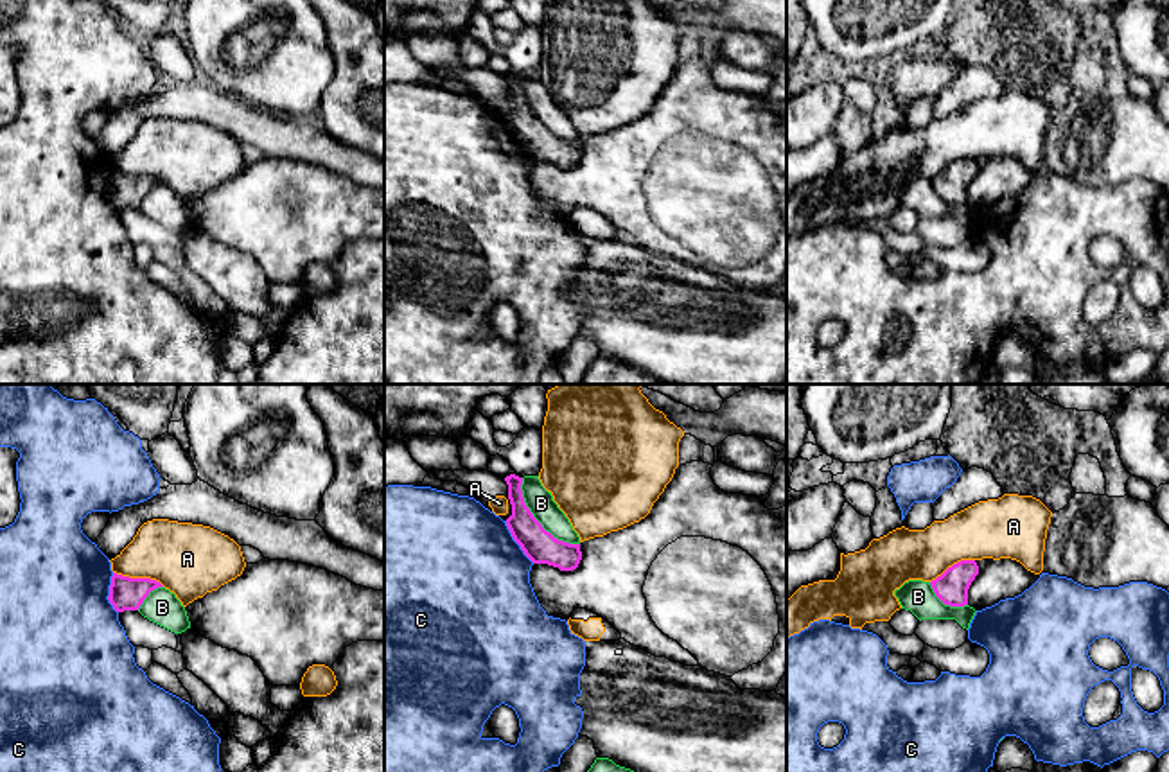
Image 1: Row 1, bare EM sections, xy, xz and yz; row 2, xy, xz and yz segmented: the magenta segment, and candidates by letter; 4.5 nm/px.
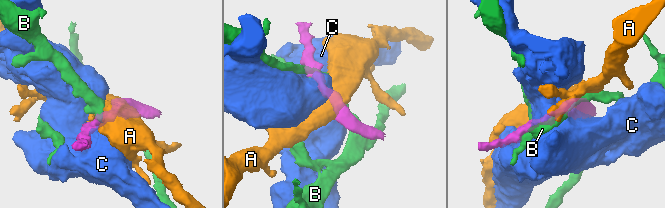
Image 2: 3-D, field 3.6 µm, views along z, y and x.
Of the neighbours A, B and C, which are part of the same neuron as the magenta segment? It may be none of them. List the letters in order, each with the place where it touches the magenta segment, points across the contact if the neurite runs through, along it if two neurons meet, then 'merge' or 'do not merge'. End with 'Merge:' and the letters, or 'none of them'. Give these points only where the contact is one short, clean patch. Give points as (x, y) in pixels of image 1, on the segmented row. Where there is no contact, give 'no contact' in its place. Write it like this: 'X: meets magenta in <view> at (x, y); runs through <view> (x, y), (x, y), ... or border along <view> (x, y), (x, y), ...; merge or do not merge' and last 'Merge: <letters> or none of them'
A: meets magenta in xy at (139, 578); do not merge
B: meets magenta in xz at (537, 521); border along xz (521, 478), (521, 496), (532, 516), (555, 537), (579, 544); do not merge
C: meets magenta in xz at (516, 541); do not merge
Merge: none of them

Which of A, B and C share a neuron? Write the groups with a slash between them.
A / B / C

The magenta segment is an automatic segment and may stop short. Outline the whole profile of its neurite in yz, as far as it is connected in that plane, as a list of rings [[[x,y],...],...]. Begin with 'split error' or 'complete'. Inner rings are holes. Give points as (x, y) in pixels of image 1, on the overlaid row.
complete; [[[961,560],[932,580],[930,585],[945,605],[964,607],[968,605],[968,589],[977,575],[975,560]]]

